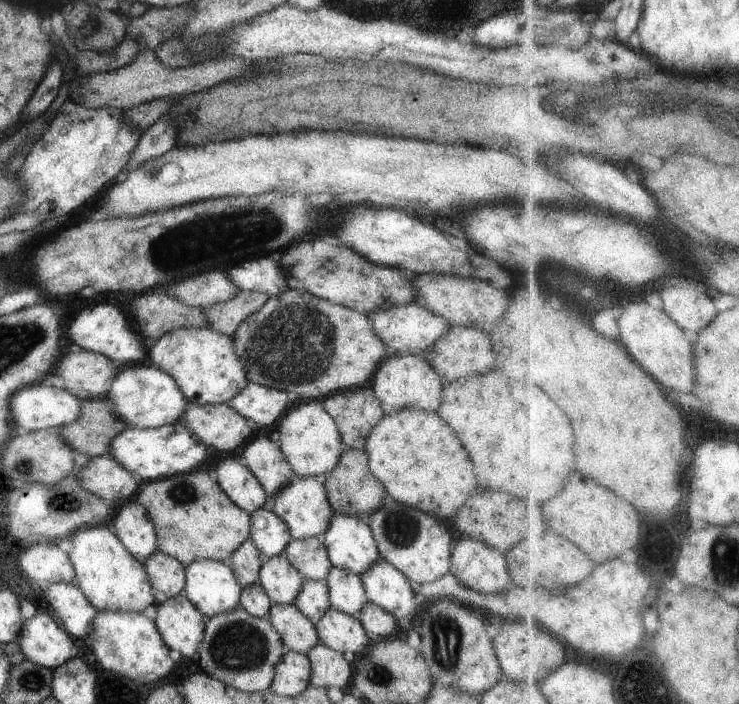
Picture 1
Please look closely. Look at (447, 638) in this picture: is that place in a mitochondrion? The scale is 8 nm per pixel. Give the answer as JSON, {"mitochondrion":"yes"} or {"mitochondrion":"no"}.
{"mitochondrion":"yes"}

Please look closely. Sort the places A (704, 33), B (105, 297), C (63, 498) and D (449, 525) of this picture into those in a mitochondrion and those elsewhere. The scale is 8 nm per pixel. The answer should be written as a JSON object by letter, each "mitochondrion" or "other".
{"A":"other","B":"other","C":"mitochondrion","D":"other"}

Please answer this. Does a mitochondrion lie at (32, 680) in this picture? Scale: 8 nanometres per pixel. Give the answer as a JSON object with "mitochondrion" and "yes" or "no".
{"mitochondrion":"yes"}

